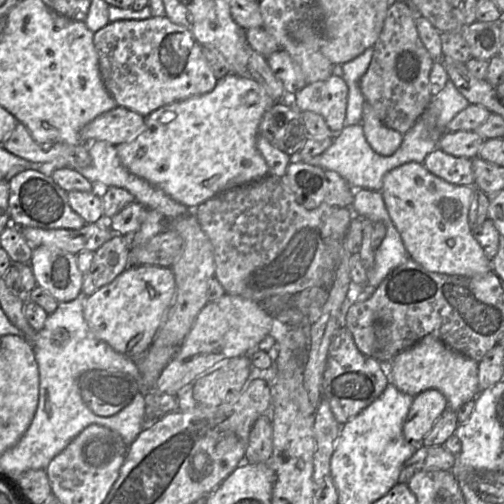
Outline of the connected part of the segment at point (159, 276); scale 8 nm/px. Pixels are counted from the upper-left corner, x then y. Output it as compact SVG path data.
M157 265L129 266L112 282L87 296L84 303L84 318L96 338L109 344L115 351L134 357L146 351L153 343L175 292L174 274L170 267Z

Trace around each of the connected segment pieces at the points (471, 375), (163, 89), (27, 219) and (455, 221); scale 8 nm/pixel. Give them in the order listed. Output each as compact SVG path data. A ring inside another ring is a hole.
M426 335L411 347L397 353L386 366L389 382L399 391L412 397L427 390L440 391L447 400L447 408L457 411L464 403L474 400L479 393L479 362L466 357L433 335Z
M166 15L143 20L110 22L94 33L94 46L105 87L117 106L134 111L143 117L164 105L208 93L218 82L203 54L203 45L189 29L173 23Z
M25 169L9 181L9 214L11 223L17 227L80 229L86 223L70 207L67 192L51 176L35 169Z
M408 162L392 169L383 177L380 193L386 209L399 232L409 257L431 272L473 277L492 269L483 248L474 238L468 223L468 215L475 185L455 185L430 173L424 164Z

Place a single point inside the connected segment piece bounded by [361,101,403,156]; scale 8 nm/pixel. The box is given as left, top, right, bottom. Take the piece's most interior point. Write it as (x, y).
(384, 141)

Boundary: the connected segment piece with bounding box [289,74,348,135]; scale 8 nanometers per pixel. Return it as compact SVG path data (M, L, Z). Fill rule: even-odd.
M332 74L323 81L307 84L291 96L291 104L300 112L311 111L322 116L332 134L338 134L346 125L348 86L342 77Z

